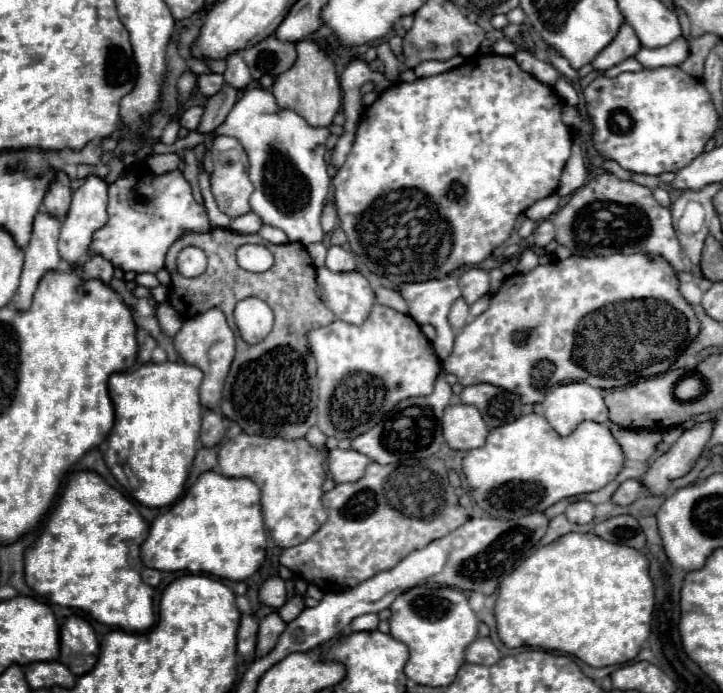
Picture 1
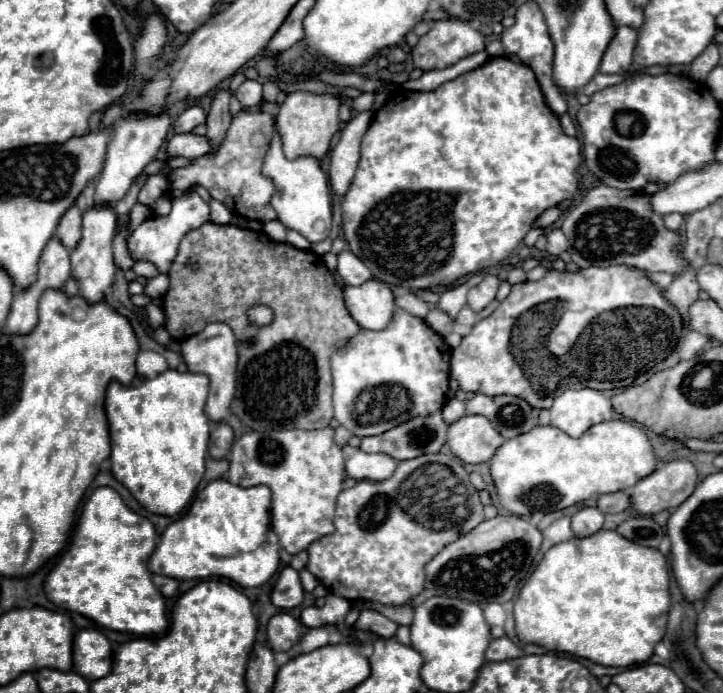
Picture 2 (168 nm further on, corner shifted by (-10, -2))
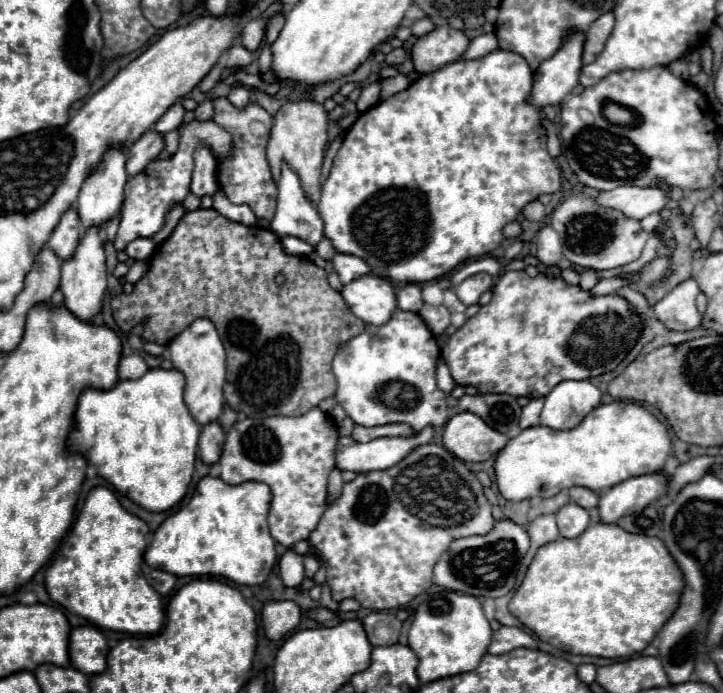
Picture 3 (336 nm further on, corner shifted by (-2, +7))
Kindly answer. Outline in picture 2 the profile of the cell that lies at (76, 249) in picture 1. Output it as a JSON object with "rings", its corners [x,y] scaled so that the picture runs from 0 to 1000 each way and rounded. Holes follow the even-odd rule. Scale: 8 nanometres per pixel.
{"rings":[[[124,300],[116,309],[113,320],[113,346],[108,355],[100,361],[100,401],[108,410],[111,427],[122,439],[136,439],[144,436],[147,418],[158,410],[160,401],[160,384],[155,375],[155,343],[160,335],[160,312],[155,300]]]}

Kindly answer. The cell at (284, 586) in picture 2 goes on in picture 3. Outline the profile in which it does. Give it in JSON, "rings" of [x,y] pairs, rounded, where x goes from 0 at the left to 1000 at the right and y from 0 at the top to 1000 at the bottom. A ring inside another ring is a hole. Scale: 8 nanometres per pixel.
{"rings":[[[396,795],[387,810],[385,810],[385,818],[387,818],[387,833],[390,833],[390,841],[393,847],[412,847],[420,835],[420,818],[418,818],[418,801],[409,801],[407,795]]]}

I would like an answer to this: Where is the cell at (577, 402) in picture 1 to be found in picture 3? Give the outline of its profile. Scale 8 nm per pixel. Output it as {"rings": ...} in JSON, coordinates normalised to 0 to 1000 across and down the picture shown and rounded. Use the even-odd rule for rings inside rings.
{"rings":[[[775,550],[775,556],[752,573],[747,613],[791,619],[830,584],[830,573],[830,561],[816,550]]]}

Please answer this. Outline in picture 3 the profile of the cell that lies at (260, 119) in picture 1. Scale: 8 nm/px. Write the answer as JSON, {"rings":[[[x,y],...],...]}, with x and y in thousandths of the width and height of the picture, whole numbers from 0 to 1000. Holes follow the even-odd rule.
{"rings":[[[390,235],[385,258],[385,296],[382,310],[373,319],[373,330],[385,342],[407,339],[434,356],[448,342],[448,319],[437,296],[423,284],[412,250],[404,247],[398,235]]]}

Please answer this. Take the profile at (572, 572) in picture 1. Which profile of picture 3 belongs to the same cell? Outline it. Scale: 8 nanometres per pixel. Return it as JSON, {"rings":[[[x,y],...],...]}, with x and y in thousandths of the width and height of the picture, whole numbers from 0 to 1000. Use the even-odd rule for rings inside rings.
{"rings":[[[822,755],[799,778],[769,778],[744,792],[722,844],[705,864],[705,885],[769,937],[858,951],[885,942],[907,919],[932,885],[943,847],[943,827],[910,775],[877,772],[849,755]]]}

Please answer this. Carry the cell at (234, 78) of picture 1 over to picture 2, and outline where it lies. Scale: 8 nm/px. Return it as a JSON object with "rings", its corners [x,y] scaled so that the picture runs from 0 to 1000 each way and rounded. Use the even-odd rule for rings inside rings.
{"rings":[[[343,115],[337,118],[329,130],[326,130],[326,141],[332,144],[332,150],[337,156],[346,156],[346,153],[354,153],[362,147],[362,121],[351,118],[351,115]]]}

